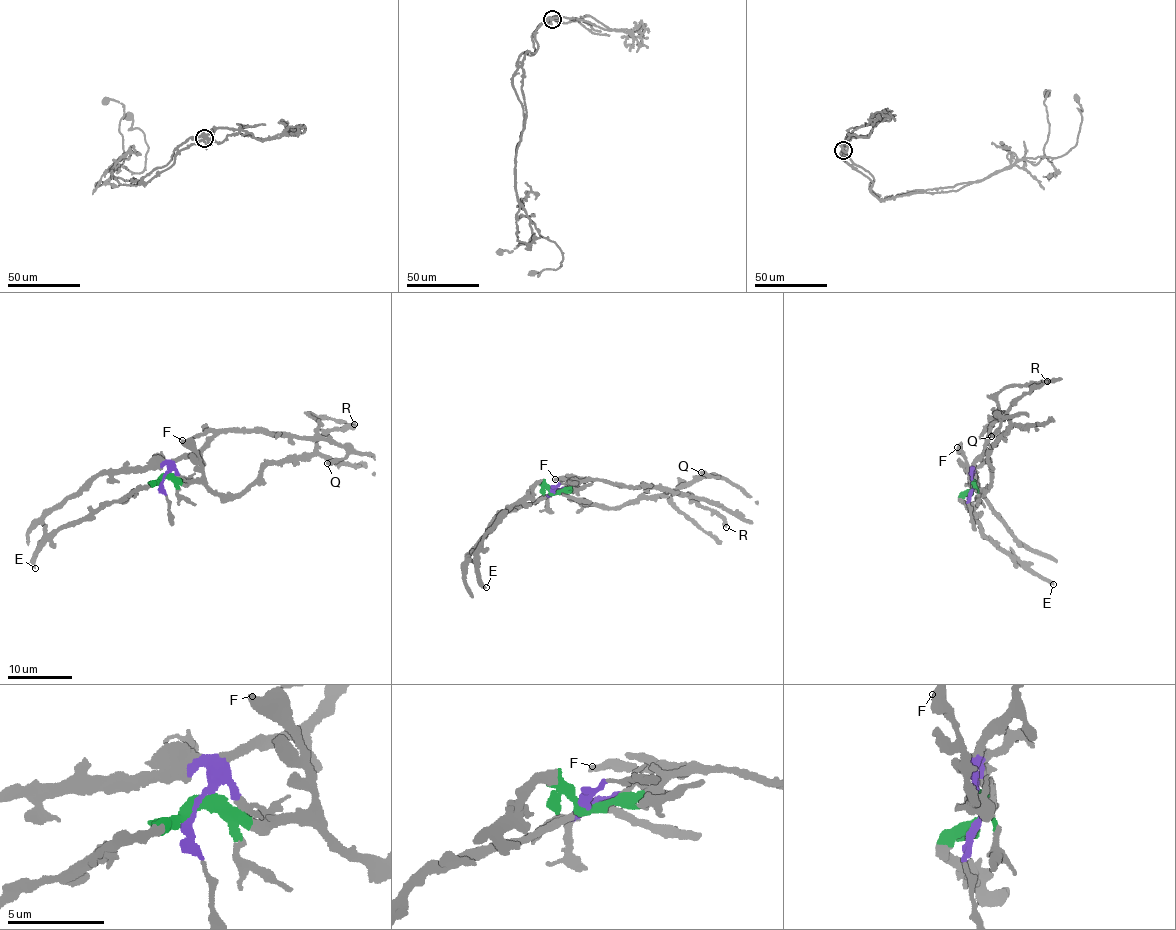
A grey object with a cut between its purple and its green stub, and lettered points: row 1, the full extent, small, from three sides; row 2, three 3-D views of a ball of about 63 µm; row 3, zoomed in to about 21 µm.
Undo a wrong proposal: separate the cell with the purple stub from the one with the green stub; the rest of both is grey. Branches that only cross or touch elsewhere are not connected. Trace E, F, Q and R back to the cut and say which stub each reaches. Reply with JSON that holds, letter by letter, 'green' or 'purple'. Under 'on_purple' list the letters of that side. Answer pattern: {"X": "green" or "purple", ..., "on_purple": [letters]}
{"E": "green", "F": "green", "Q": "purple", "R": "green", "on_purple": ["Q"]}

